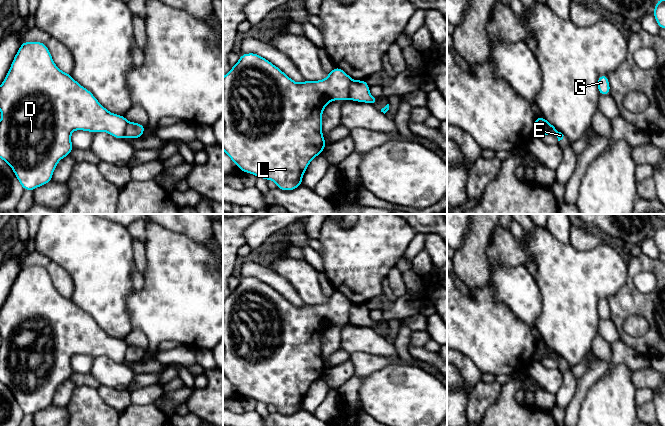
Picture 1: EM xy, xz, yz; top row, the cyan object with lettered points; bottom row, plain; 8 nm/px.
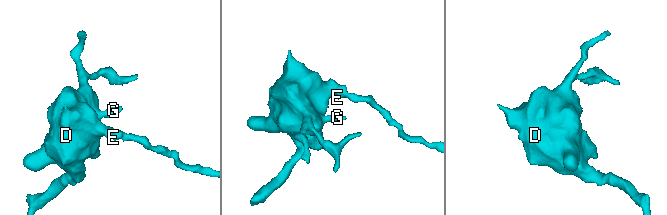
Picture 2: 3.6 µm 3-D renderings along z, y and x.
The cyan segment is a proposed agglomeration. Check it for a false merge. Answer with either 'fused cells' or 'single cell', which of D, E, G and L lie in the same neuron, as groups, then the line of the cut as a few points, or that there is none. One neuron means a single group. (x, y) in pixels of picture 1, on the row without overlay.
fused cells; groups D G L / E; cut xz (352, 304), (347, 322)

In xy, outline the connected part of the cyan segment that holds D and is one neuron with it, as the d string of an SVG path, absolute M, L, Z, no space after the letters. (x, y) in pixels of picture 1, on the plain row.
M39 265L22 266L12 285L11 291L0 310L0 335L2 338L2 343L0 345L0 382L12 392L22 412L30 415L52 405L53 396L58 386L64 381L69 380L70 376L74 373L71 366L71 357L73 355L83 354L87 356L107 356L116 363L124 363L126 360L126 352L129 347L125 340L111 337L103 331L88 313L81 310L73 303L70 297L62 296L54 287L47 269Z

